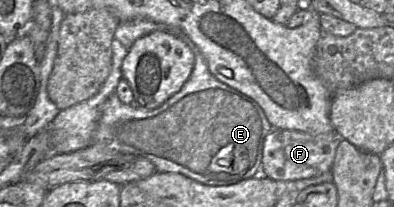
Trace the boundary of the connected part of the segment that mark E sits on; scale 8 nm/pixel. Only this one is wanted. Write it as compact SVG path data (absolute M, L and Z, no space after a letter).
M188 42L188 46L194 53L195 61L182 88L153 110L124 104L115 91L102 107L93 143L106 145L123 154L143 156L155 165L157 172L180 173L209 186L229 186L258 176L262 172L264 140L273 126L253 99L211 74L204 56L193 42Z

